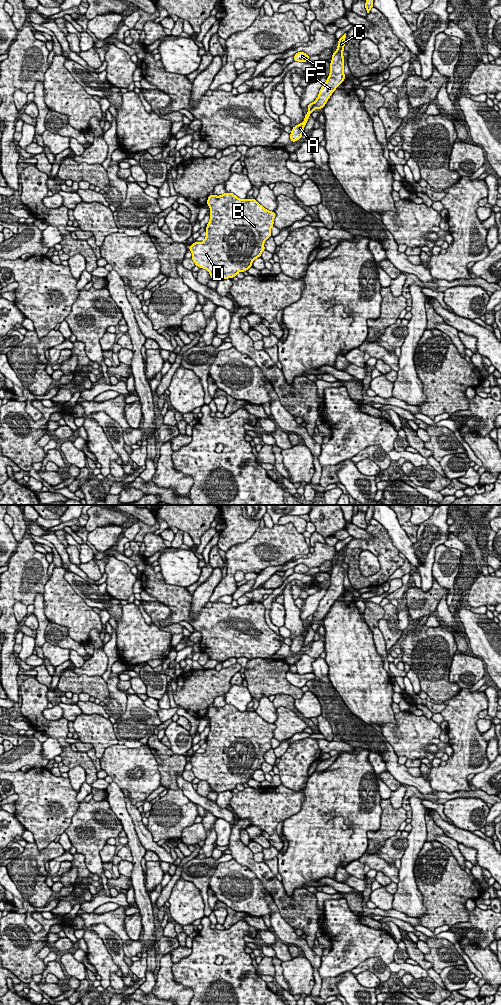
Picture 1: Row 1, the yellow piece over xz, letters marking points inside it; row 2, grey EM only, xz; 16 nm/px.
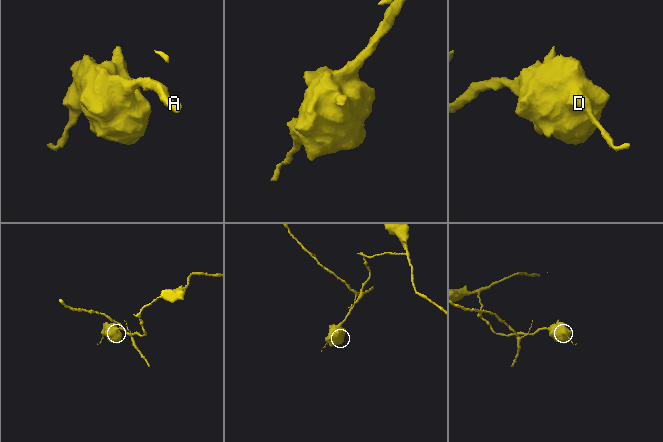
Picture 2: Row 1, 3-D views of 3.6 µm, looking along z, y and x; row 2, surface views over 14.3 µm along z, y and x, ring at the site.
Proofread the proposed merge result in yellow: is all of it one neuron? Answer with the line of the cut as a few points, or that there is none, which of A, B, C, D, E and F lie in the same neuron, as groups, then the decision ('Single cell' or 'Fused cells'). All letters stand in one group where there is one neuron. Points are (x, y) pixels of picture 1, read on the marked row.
Split along xz (313, 103), (309, 110). Groups: A B C D F / E. Fused cells

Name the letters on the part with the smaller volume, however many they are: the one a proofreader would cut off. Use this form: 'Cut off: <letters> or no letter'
Cut off: E

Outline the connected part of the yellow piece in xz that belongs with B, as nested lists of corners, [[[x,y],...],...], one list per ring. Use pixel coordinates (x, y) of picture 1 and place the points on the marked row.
[[[233,193],[209,195],[210,220],[206,227],[207,235],[203,242],[194,242],[188,248],[192,252],[195,265],[207,269],[211,279],[220,281],[233,278],[238,272],[247,271],[252,262],[261,257],[265,250],[264,241],[271,237],[275,212],[266,210],[255,199],[239,199]]]

